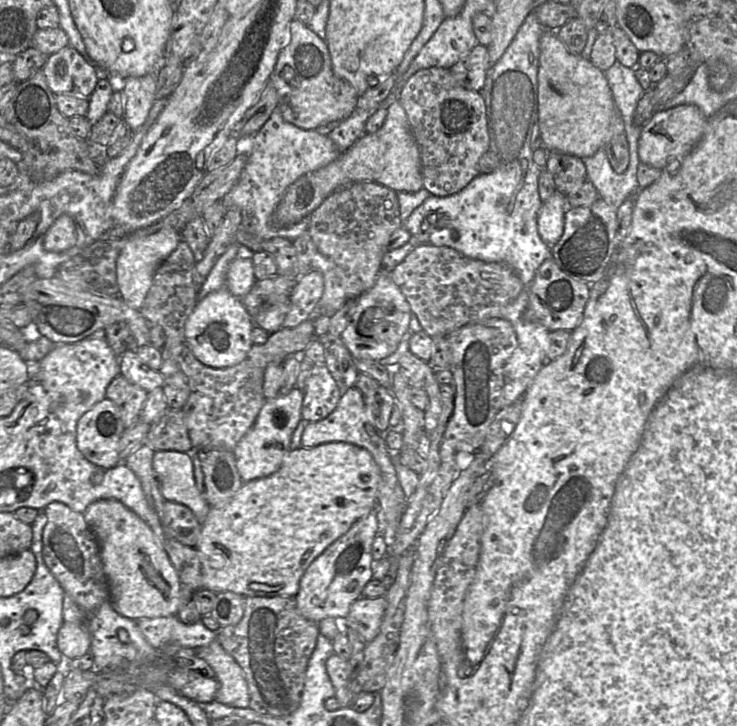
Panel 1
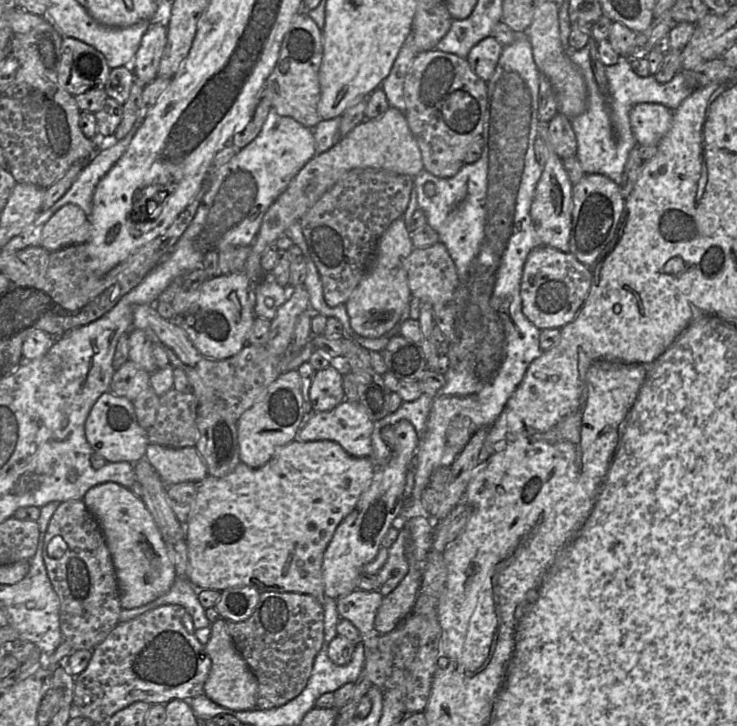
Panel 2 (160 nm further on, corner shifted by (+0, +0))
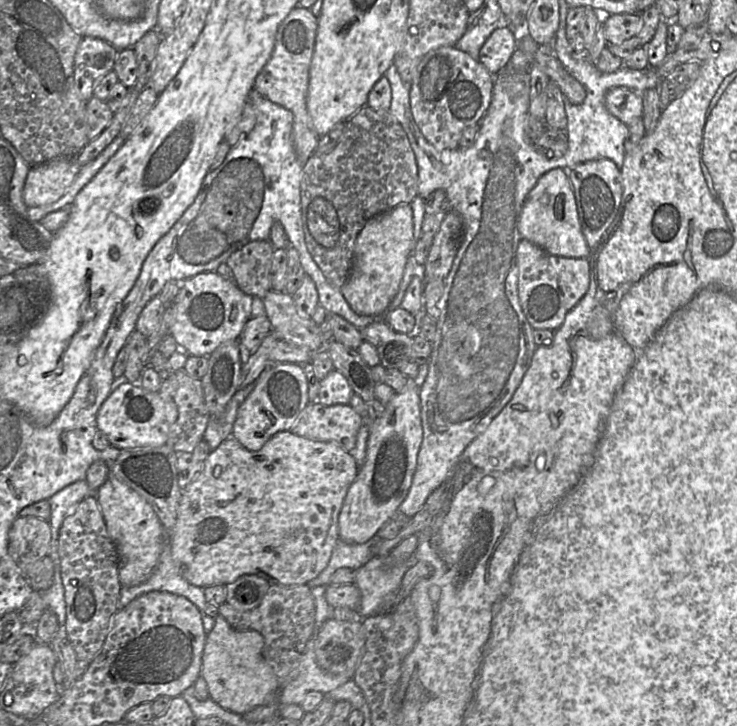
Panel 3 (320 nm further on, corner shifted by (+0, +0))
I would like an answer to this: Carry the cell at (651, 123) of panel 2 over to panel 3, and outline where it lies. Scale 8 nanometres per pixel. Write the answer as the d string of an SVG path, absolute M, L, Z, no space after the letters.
M619 86L611 88L605 95L607 110L627 126L643 115L641 94Z

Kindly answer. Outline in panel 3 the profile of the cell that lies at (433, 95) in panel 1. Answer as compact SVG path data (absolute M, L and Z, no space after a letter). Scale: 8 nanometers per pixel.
M454 46L428 52L409 85L413 118L425 139L437 150L456 149L464 129L480 124L486 114L494 76L479 61Z

